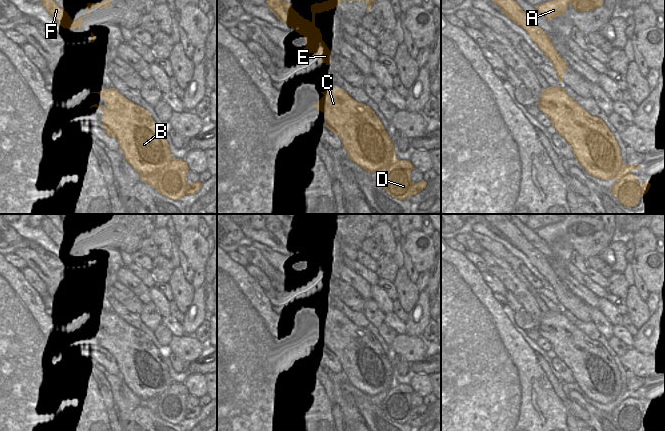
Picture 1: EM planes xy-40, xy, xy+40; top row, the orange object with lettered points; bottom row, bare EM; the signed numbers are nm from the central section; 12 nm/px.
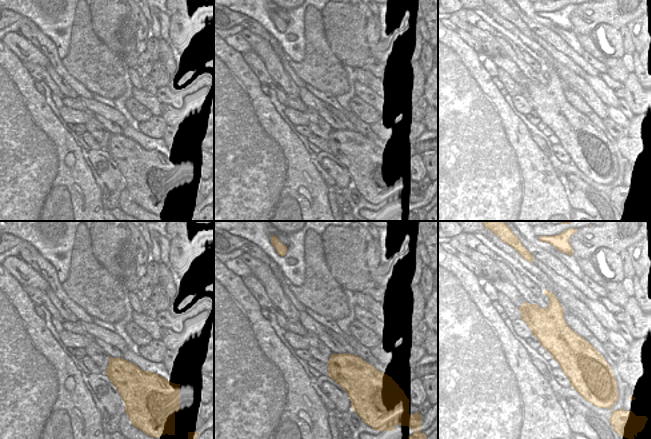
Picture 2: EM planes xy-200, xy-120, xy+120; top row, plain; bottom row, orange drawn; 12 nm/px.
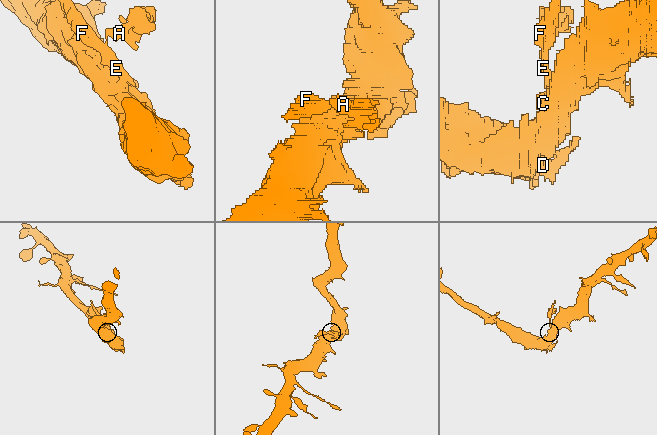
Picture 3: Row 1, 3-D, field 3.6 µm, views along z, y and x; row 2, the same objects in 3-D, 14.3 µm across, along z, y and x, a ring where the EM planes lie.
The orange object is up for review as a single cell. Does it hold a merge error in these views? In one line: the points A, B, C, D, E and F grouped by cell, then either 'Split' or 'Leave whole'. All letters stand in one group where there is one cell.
Groups: A F / B C D E. Split.

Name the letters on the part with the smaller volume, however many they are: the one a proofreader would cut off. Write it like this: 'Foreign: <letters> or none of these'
Foreign: A, F

